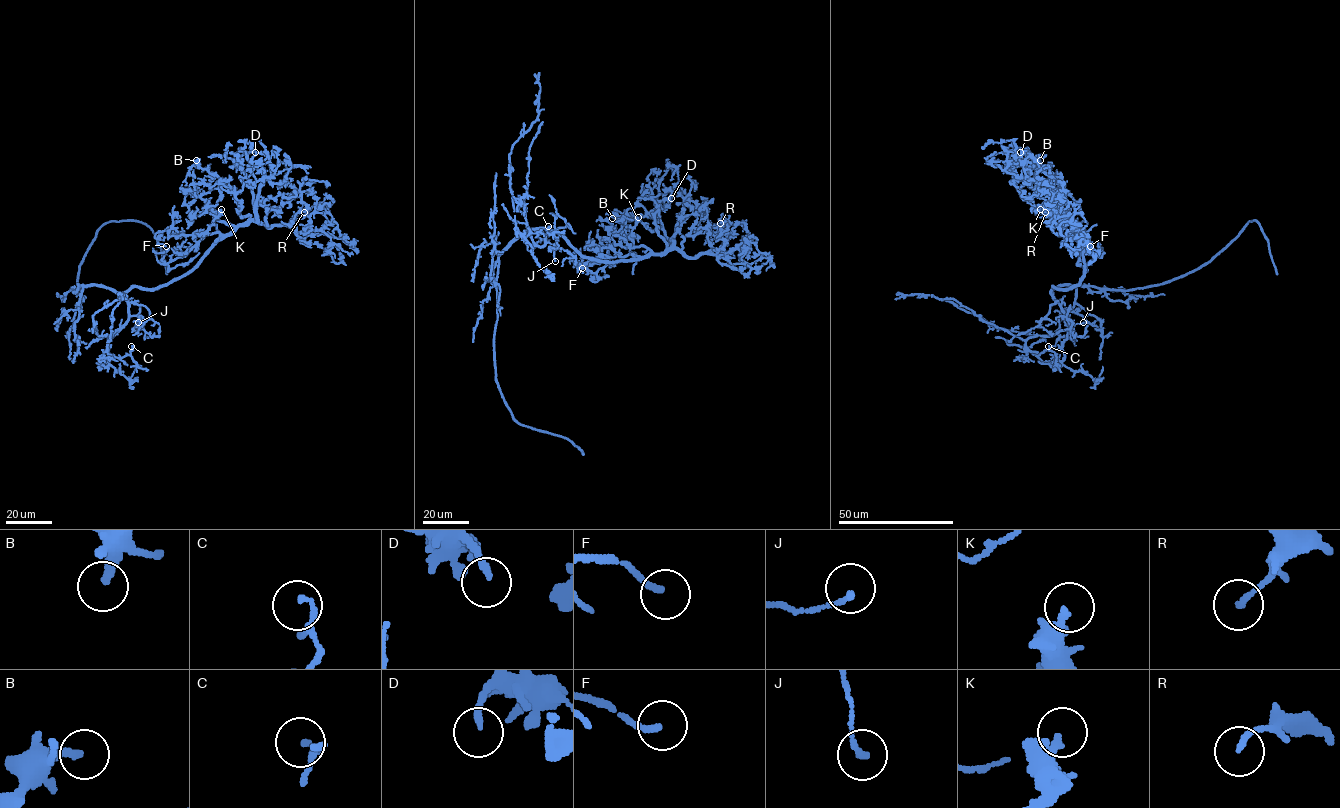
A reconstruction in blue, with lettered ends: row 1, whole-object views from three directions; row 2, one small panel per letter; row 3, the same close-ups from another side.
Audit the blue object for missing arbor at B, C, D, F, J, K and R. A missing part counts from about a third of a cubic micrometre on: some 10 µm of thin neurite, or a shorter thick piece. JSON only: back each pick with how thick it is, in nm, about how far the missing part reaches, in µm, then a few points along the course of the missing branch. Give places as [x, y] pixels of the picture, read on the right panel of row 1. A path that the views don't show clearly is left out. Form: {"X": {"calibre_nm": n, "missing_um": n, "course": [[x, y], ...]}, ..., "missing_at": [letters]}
{"missing_at": []}

